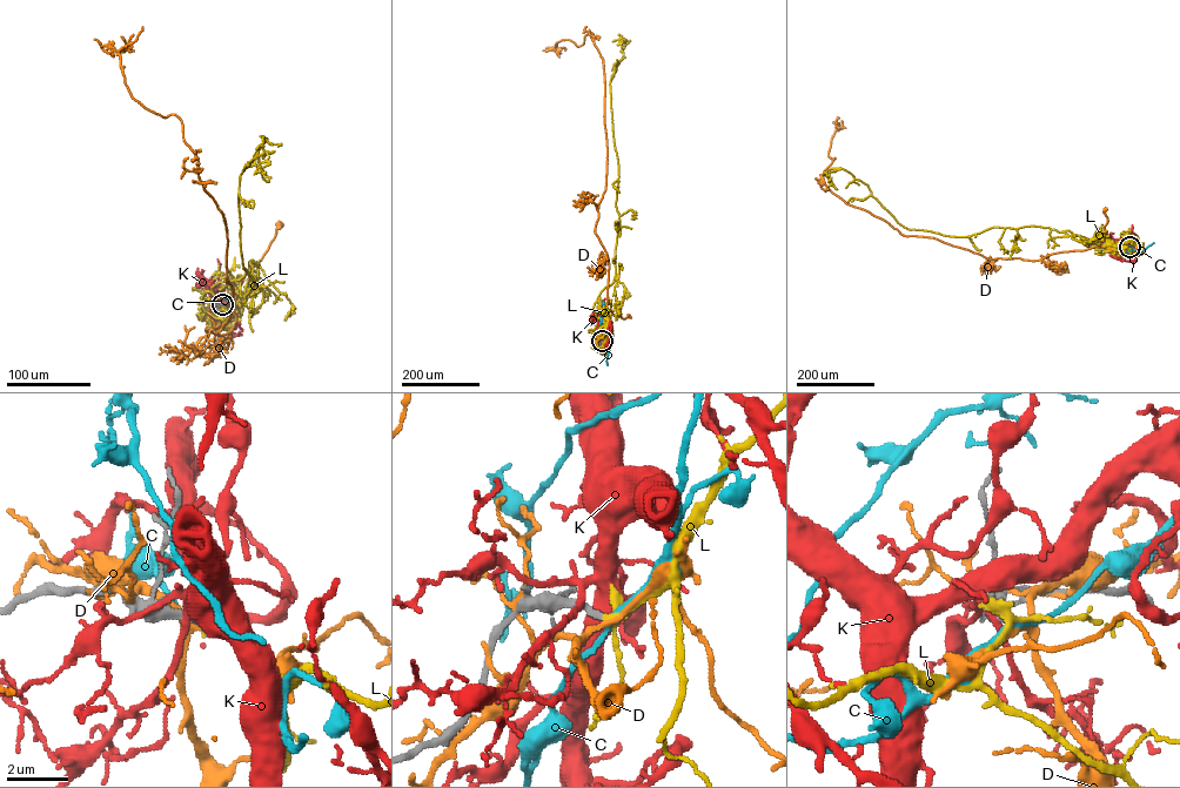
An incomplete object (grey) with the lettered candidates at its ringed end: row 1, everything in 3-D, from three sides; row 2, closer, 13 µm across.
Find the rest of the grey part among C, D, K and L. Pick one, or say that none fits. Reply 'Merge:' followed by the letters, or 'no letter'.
Merge: L

